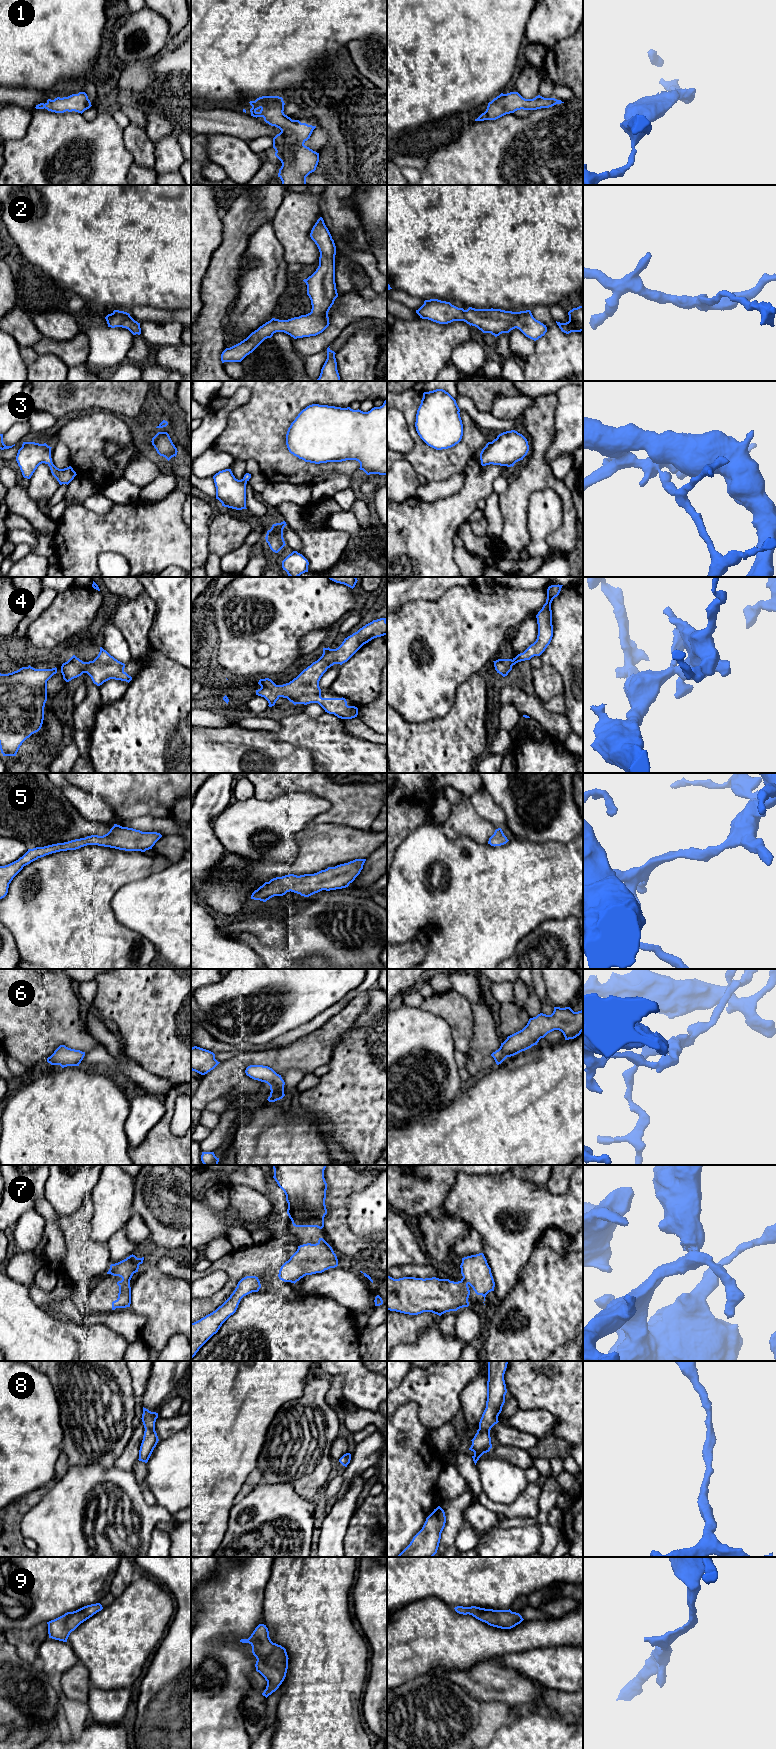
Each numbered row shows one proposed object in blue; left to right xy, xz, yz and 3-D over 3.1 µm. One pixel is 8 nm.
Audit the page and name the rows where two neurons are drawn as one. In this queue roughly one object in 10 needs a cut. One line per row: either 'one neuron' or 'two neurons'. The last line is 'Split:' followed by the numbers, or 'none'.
1: one neuron
2: one neuron
3: one neuron
4: one neuron
5: one neuron
6: one neuron
7: one neuron
8: one neuron
9: one neuron
Split: none

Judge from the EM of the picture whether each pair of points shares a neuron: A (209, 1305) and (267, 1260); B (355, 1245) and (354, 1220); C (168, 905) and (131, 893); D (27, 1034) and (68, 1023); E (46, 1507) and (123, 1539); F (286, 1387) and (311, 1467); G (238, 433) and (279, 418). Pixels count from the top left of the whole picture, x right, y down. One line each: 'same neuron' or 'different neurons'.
A: same neuron
B: different neurons
C: same neuron
D: same neuron
E: same neuron
F: different neurons
G: same neuron

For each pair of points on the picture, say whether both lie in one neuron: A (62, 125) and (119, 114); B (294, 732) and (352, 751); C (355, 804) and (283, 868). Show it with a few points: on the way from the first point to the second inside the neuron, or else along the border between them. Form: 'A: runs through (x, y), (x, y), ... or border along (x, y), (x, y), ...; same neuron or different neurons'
A: border along (110, 112), (115, 122), (122, 129); different neurons
B: runs through (308, 733), (321, 736), (338, 751); same neuron
C: border along (309, 826), (334, 824), (346, 825), (355, 829); different neurons

